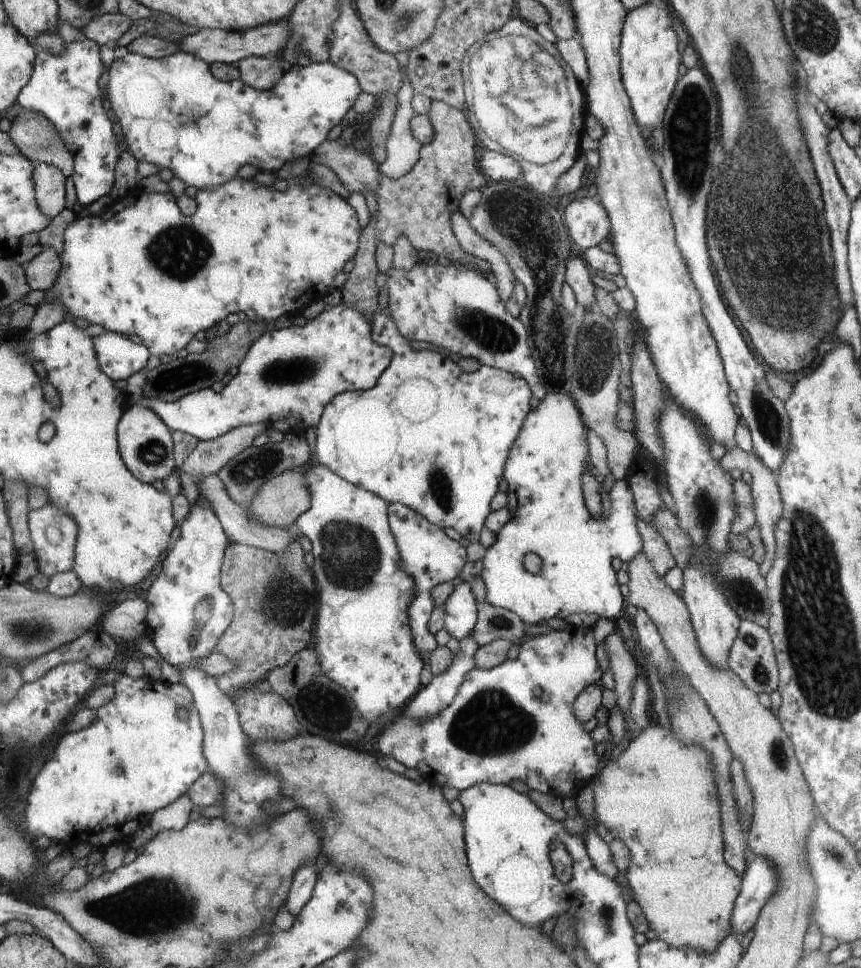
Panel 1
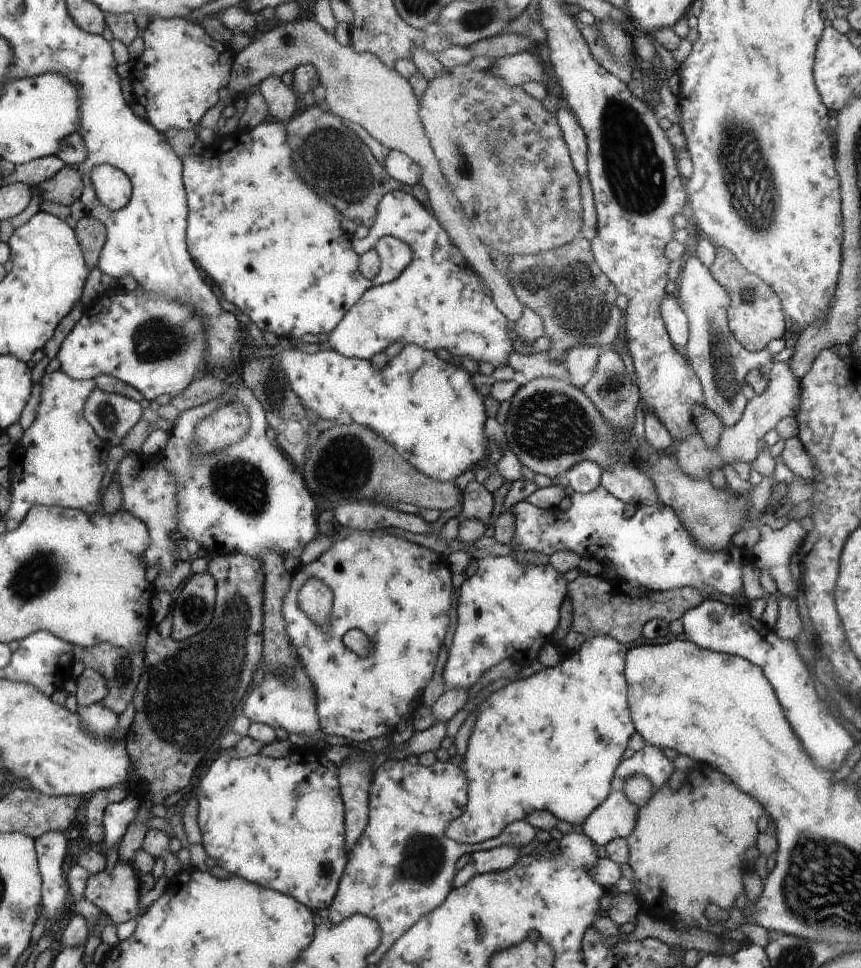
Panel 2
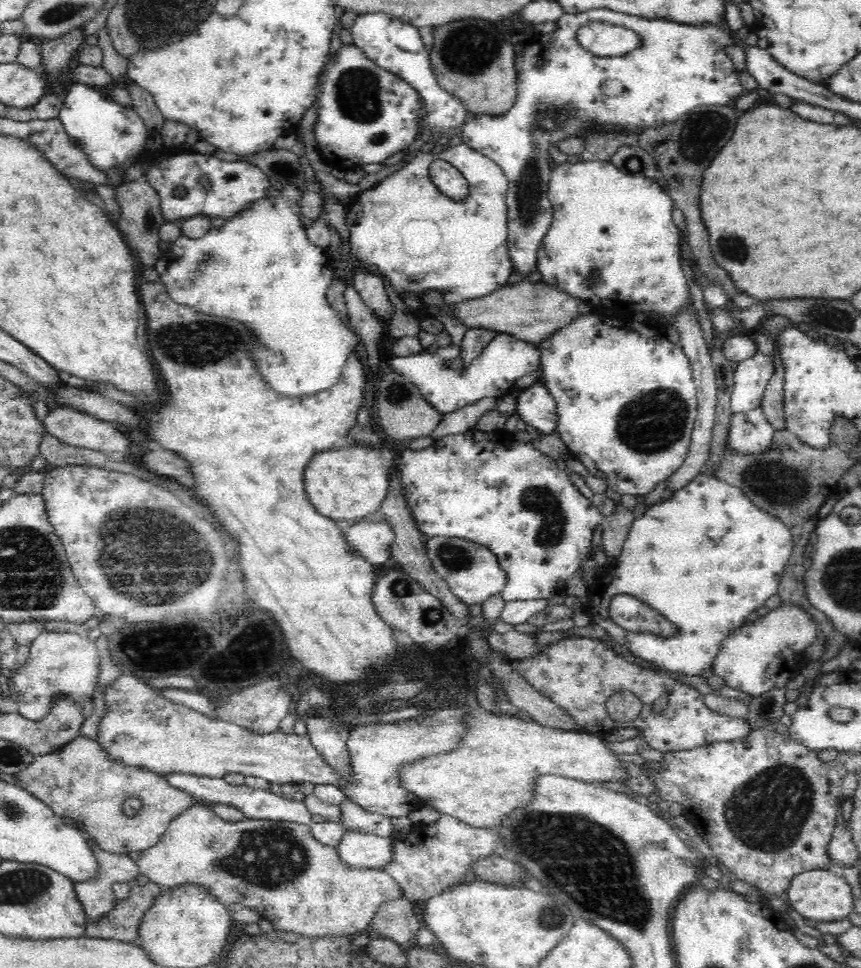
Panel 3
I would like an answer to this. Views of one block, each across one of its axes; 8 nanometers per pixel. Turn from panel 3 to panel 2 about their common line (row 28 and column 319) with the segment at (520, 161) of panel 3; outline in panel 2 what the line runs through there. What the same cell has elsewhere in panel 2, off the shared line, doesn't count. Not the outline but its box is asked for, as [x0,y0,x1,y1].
[281,527,454,744]

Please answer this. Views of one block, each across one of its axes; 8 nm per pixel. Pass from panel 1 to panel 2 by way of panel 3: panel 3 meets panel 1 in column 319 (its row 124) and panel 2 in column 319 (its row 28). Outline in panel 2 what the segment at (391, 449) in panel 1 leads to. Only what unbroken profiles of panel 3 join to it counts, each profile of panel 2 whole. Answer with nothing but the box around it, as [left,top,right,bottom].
[270,345,488,483]

